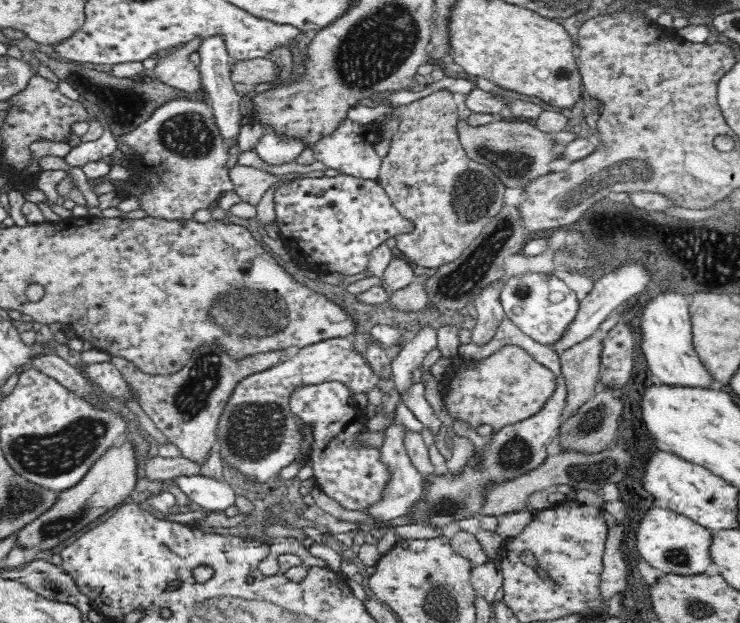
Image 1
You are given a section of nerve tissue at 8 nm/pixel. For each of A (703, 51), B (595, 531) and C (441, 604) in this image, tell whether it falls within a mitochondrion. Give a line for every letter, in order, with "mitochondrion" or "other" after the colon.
A: other
B: other
C: mitochondrion

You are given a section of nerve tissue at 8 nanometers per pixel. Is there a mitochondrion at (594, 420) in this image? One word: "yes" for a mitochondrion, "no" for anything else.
yes

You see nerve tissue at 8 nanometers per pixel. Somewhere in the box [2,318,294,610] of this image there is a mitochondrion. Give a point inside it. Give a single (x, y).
(52, 456)

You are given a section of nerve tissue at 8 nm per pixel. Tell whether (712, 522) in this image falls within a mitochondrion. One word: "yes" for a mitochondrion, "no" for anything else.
no

